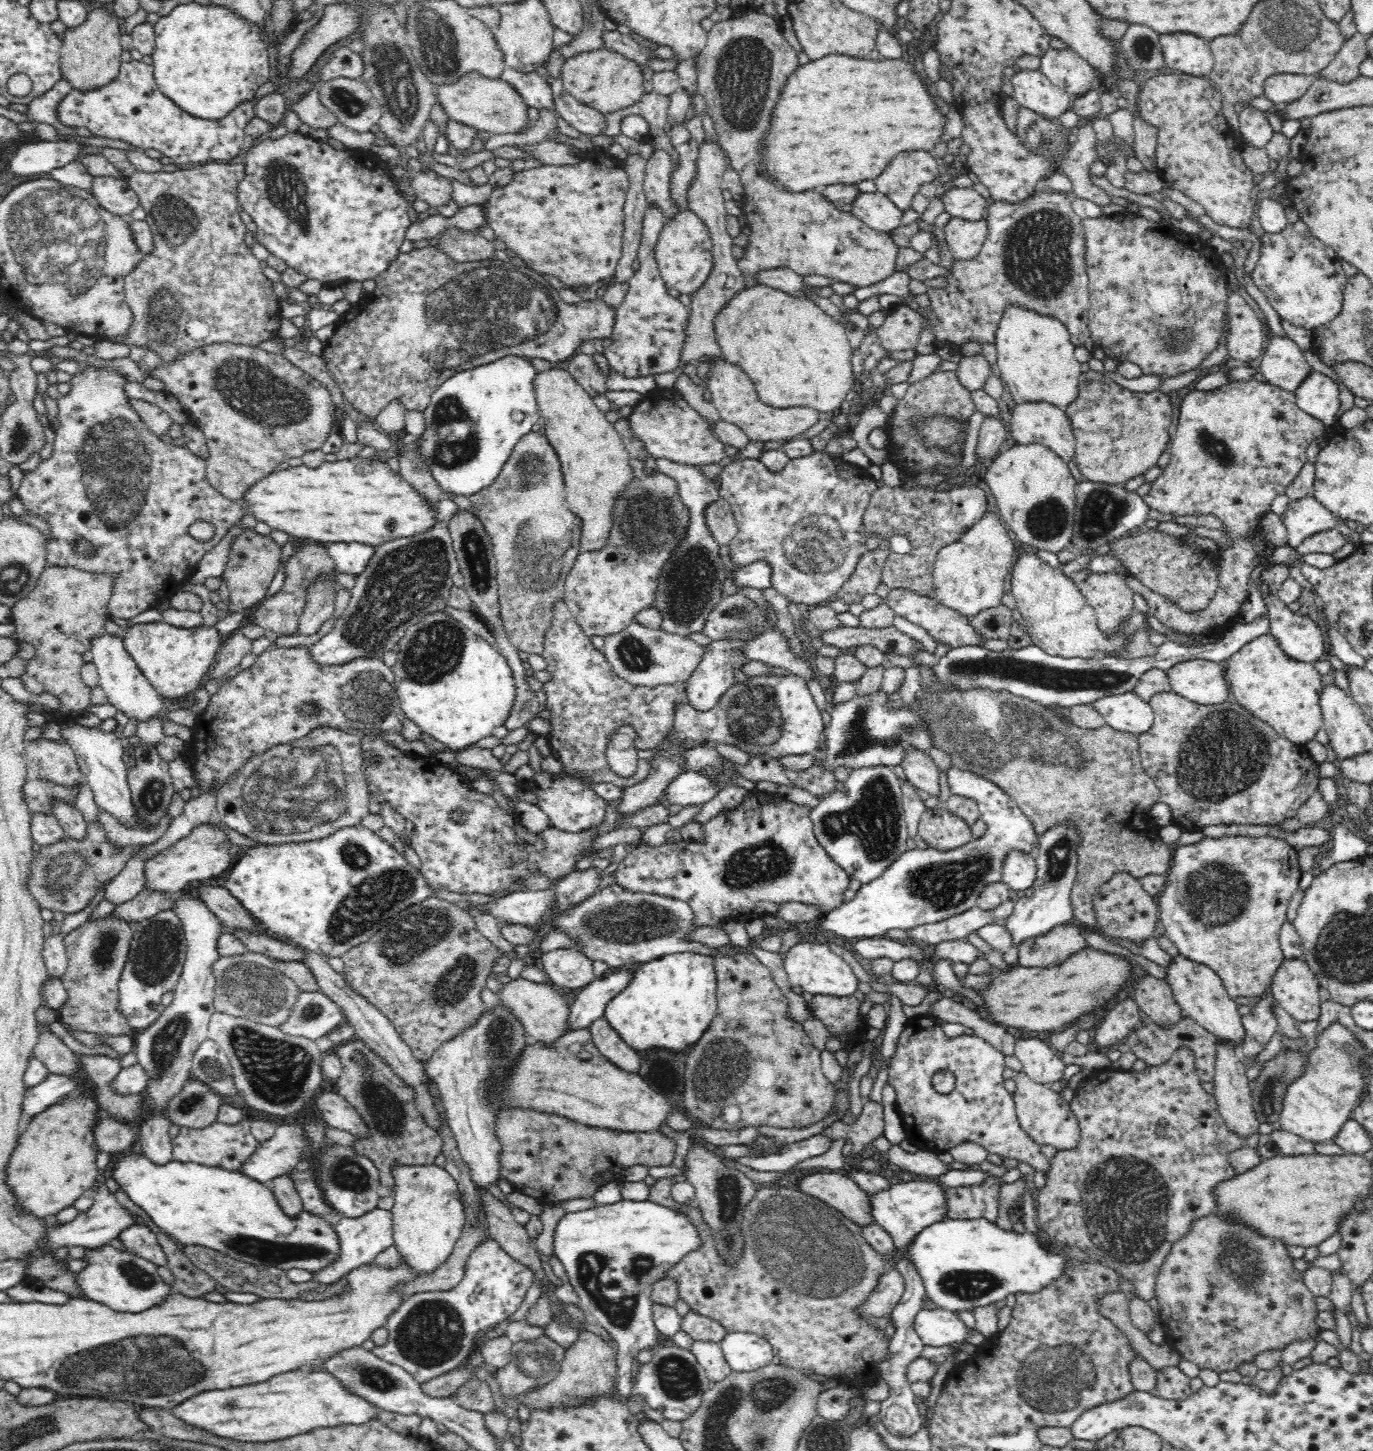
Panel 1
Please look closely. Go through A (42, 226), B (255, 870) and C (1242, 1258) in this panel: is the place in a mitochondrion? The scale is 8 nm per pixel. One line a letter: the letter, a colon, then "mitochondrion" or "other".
A: mitochondrion
B: other
C: mitochondrion

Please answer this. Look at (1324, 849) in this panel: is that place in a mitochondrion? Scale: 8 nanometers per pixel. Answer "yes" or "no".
no

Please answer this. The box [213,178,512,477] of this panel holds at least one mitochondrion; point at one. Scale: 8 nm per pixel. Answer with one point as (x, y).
(451, 410)

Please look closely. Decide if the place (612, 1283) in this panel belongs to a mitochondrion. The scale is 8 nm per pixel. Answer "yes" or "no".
yes

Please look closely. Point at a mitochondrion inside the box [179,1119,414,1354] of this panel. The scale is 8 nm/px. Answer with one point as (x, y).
(256, 1248)

